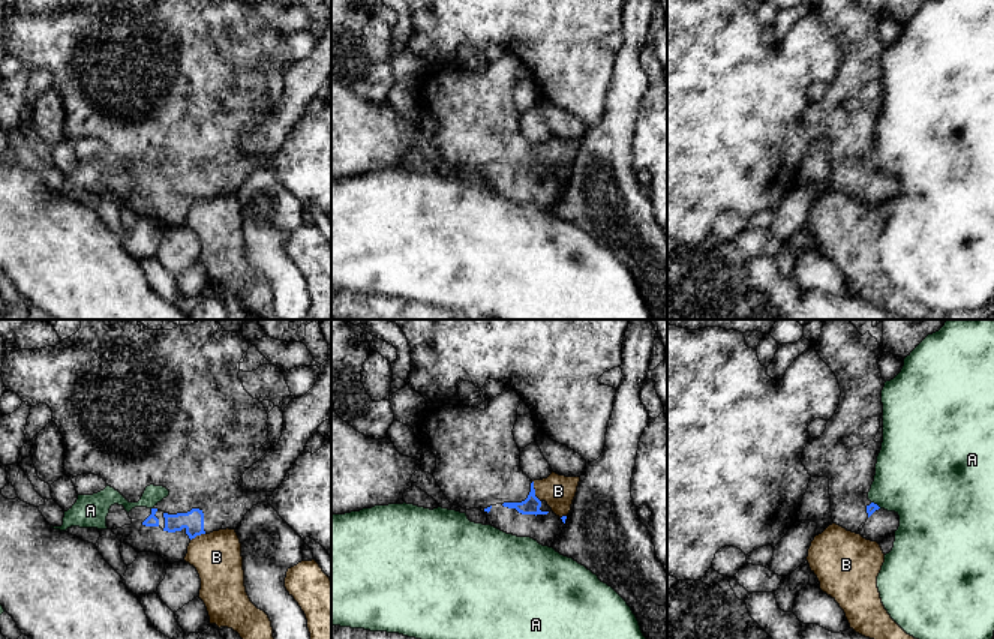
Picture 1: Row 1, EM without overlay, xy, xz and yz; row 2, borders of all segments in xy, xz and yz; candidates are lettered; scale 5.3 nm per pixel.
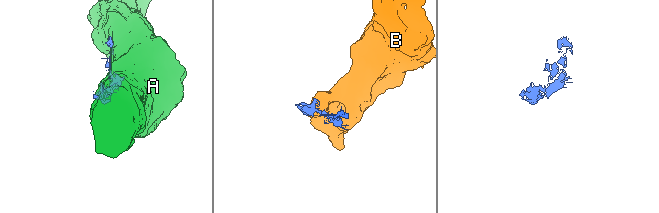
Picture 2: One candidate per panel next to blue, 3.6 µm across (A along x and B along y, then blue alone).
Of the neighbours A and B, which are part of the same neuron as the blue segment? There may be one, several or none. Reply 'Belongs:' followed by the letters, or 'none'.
Belongs: none

